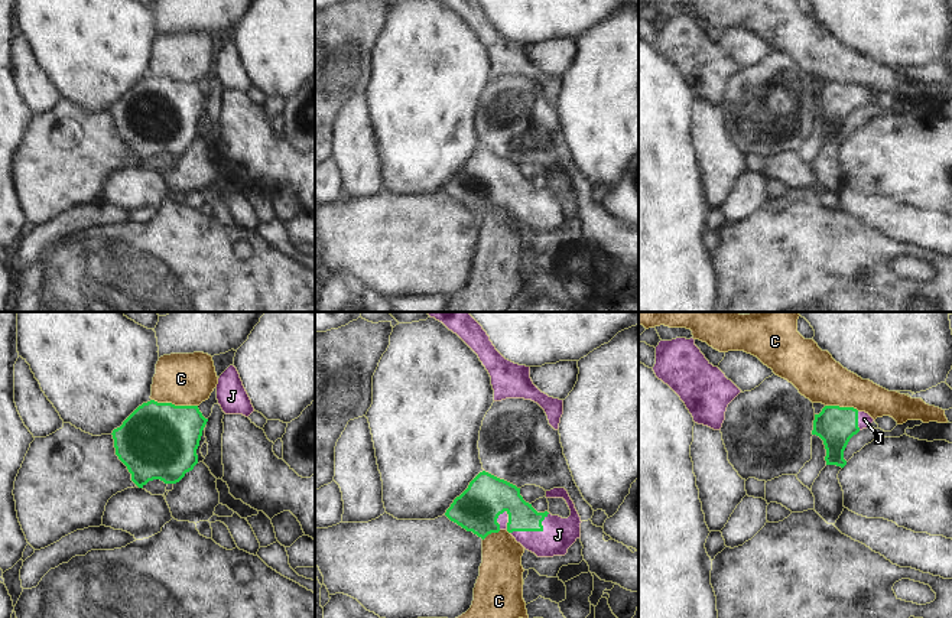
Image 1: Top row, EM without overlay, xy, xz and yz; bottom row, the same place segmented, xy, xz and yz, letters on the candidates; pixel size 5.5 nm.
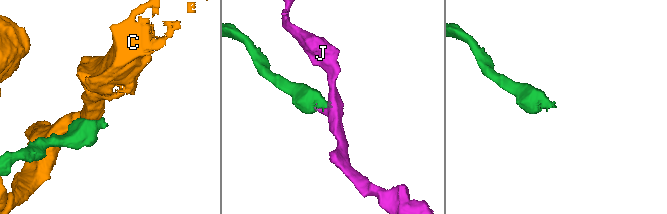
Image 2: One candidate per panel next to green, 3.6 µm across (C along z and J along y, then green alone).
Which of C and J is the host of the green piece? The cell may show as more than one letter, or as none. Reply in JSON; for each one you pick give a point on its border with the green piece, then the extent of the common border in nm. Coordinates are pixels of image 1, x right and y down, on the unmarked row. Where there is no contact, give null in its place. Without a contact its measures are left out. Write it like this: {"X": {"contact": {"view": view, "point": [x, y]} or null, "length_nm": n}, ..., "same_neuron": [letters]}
{"J": {"contact": {"view": "xz", "point": [533, 207]}, "length_nm": 260}, "same_neuron": ["J"]}

